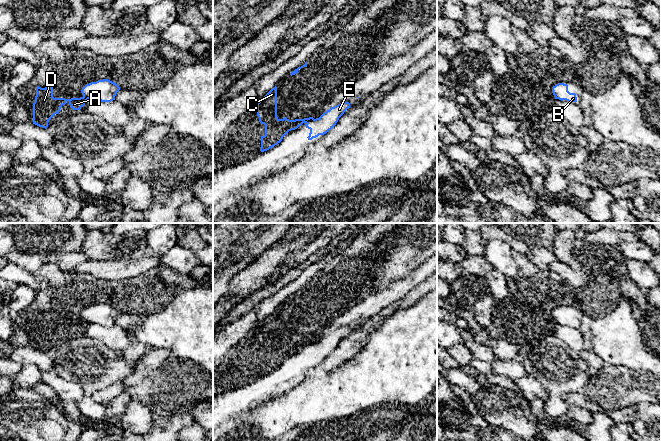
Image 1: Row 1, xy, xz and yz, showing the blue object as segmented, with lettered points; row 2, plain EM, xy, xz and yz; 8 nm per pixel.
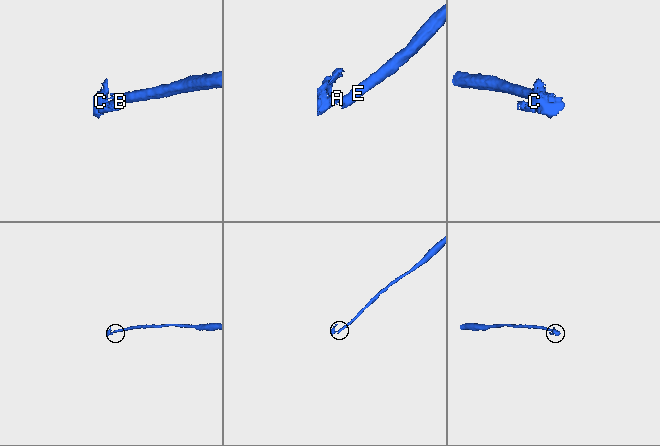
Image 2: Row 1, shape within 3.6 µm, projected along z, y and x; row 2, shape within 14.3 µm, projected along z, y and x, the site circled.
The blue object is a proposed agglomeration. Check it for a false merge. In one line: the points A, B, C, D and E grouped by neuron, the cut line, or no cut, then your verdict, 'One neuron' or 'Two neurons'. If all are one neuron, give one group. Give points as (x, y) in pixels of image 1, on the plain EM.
Groups: A C D / B E. Split along xz (312, 341), (305, 346). Two neurons

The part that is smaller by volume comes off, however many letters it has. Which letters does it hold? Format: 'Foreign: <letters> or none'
Foreign: A, C, D

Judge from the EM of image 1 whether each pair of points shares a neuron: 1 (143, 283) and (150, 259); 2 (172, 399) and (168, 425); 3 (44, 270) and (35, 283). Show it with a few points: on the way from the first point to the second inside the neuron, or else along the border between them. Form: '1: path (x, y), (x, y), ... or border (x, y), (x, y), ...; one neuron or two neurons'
1: border (159, 264), (139, 274); two neurons
2: border (189, 411), (157, 416); two neurons
3: border (19, 266), (43, 277), (49, 285); two neurons

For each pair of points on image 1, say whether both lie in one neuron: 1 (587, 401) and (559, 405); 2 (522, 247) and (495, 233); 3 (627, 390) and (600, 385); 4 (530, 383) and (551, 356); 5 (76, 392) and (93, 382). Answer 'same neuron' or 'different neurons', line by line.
1: different neurons
2: same neuron
3: same neuron
4: different neurons
5: different neurons

